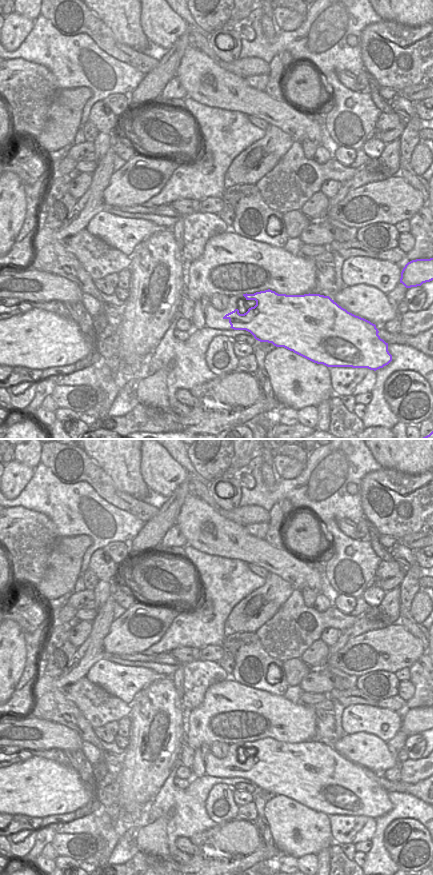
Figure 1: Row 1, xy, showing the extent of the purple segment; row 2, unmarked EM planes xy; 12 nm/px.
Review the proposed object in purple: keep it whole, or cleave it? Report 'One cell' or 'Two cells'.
Two cells

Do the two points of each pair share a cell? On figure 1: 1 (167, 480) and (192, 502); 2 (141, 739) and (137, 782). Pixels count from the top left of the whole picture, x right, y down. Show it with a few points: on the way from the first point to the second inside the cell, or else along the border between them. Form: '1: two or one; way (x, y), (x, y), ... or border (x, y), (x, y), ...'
1: two; border (194, 494), (214, 508)
2: one; way (141, 750), (141, 771)

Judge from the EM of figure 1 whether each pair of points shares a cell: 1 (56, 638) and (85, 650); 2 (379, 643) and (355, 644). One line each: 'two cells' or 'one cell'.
1: two cells
2: two cells

